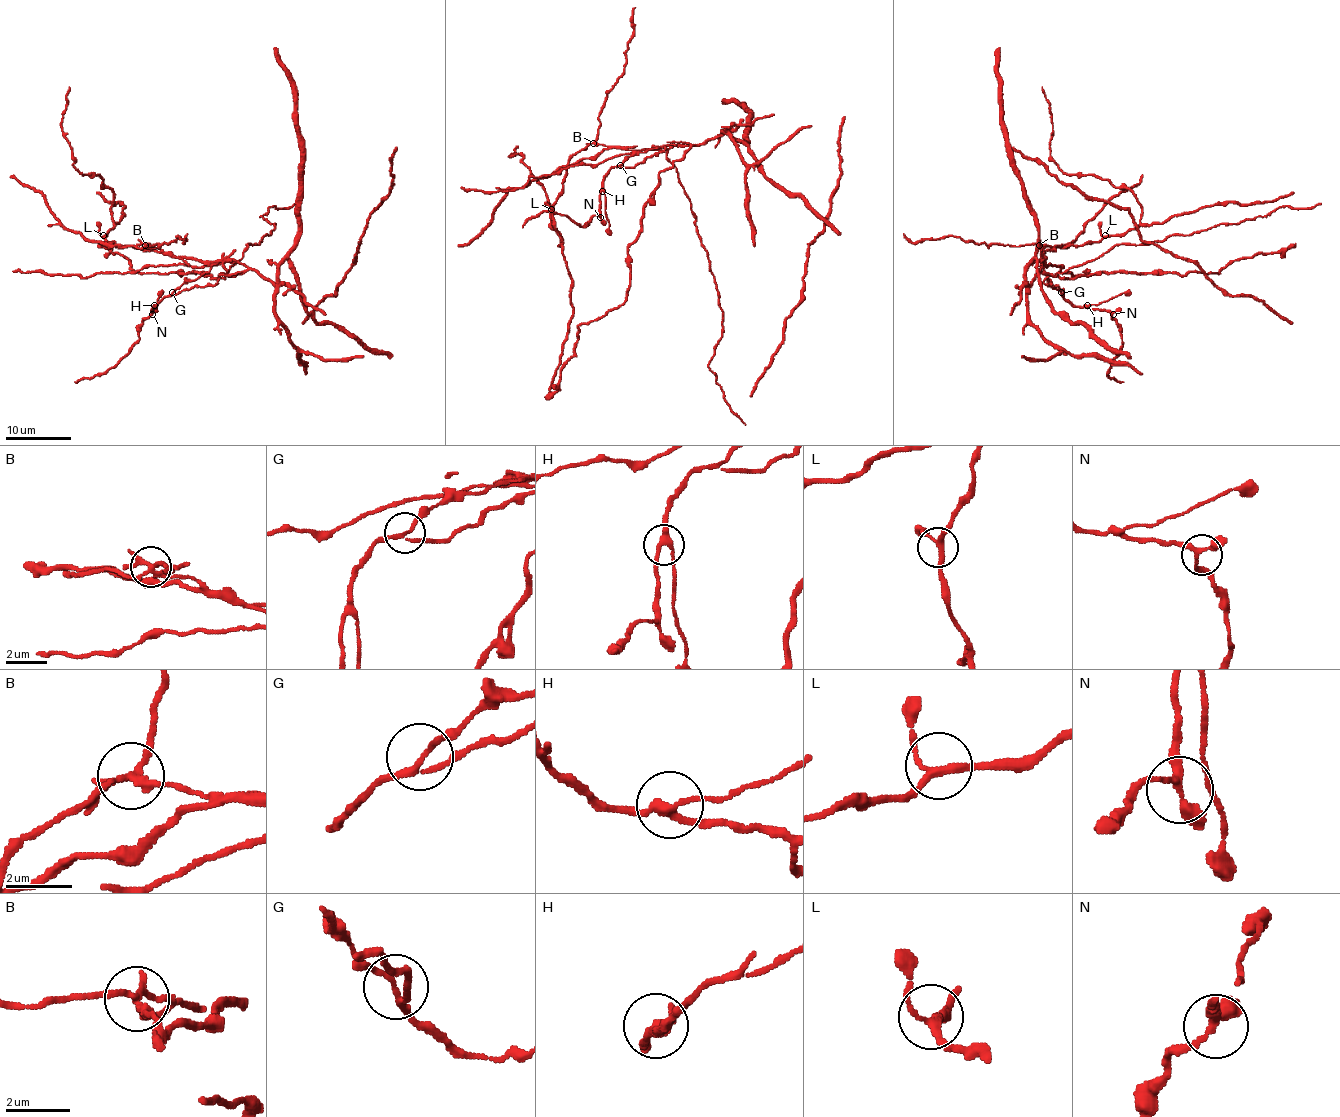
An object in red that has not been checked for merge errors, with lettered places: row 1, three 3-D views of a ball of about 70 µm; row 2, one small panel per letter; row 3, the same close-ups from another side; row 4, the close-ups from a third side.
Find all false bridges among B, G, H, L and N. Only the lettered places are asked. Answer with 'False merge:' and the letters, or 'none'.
False merge: B

